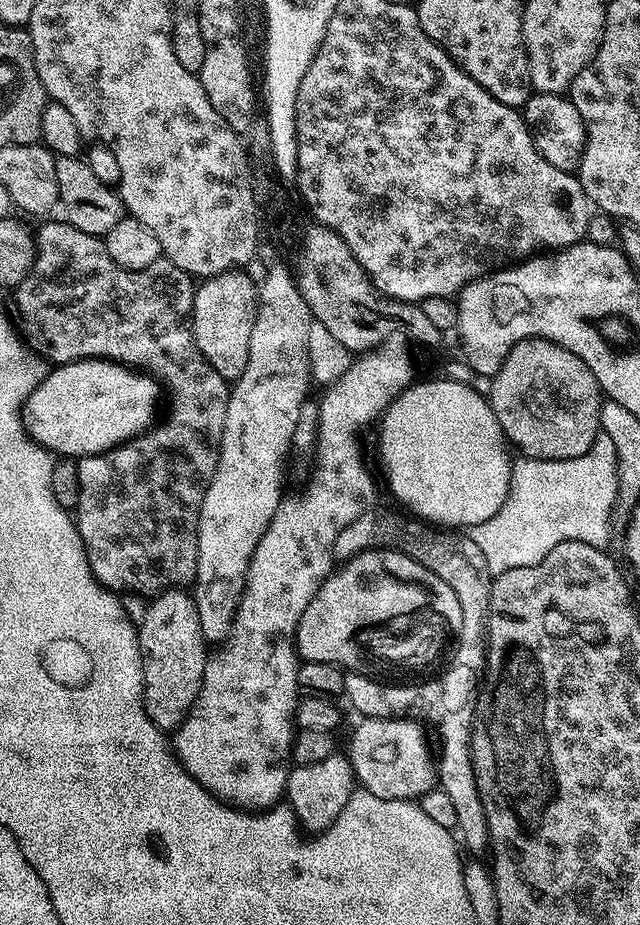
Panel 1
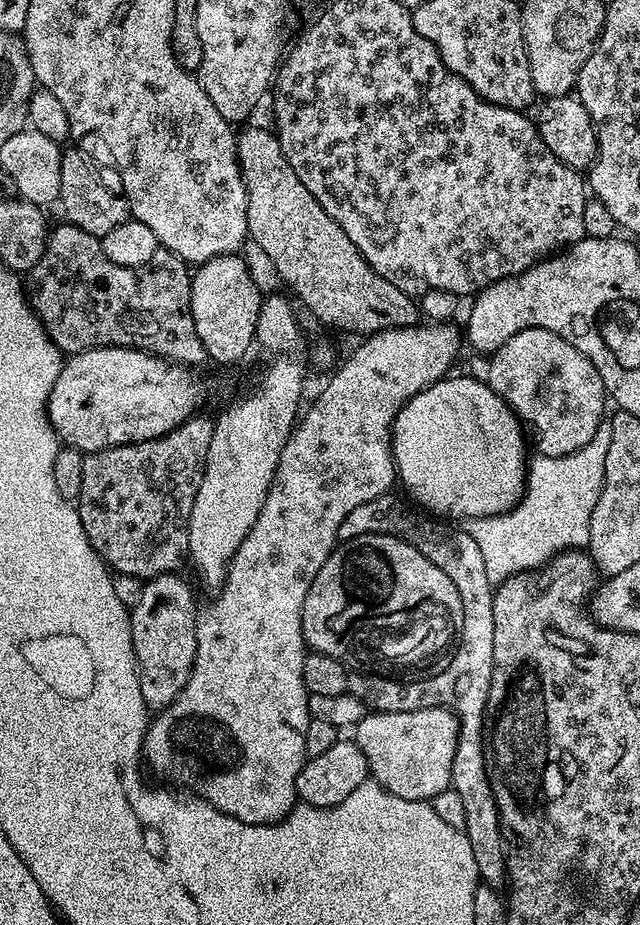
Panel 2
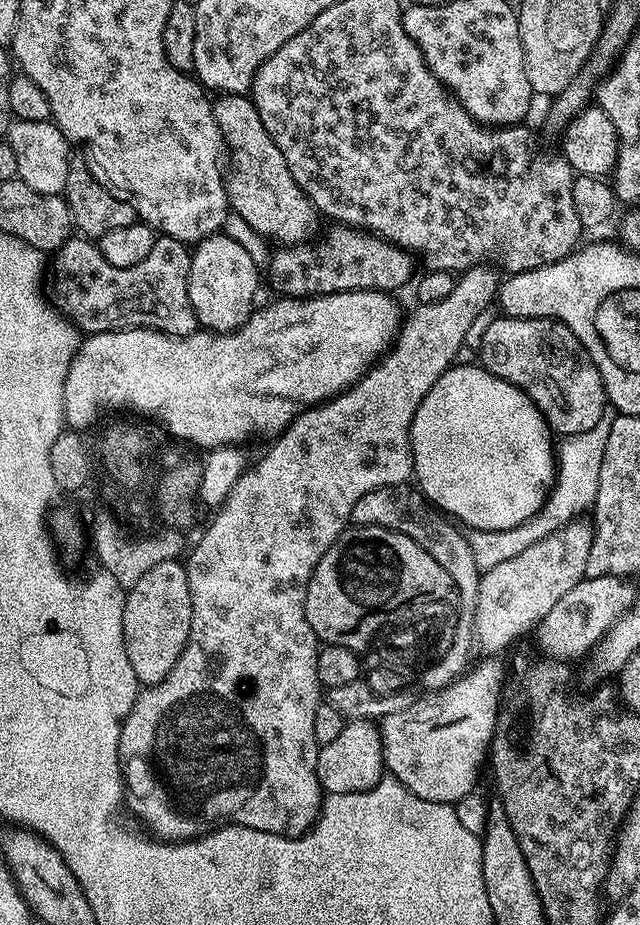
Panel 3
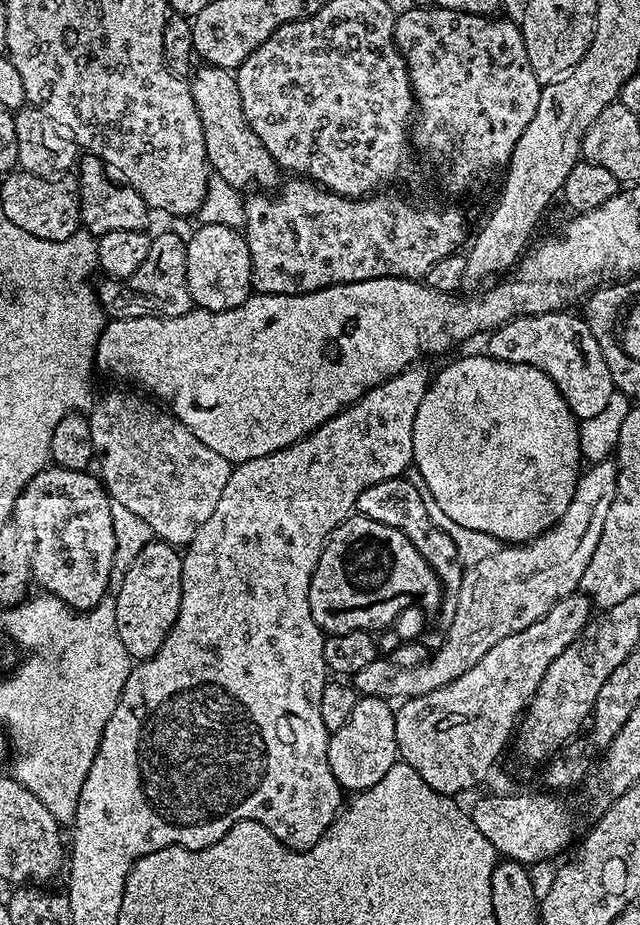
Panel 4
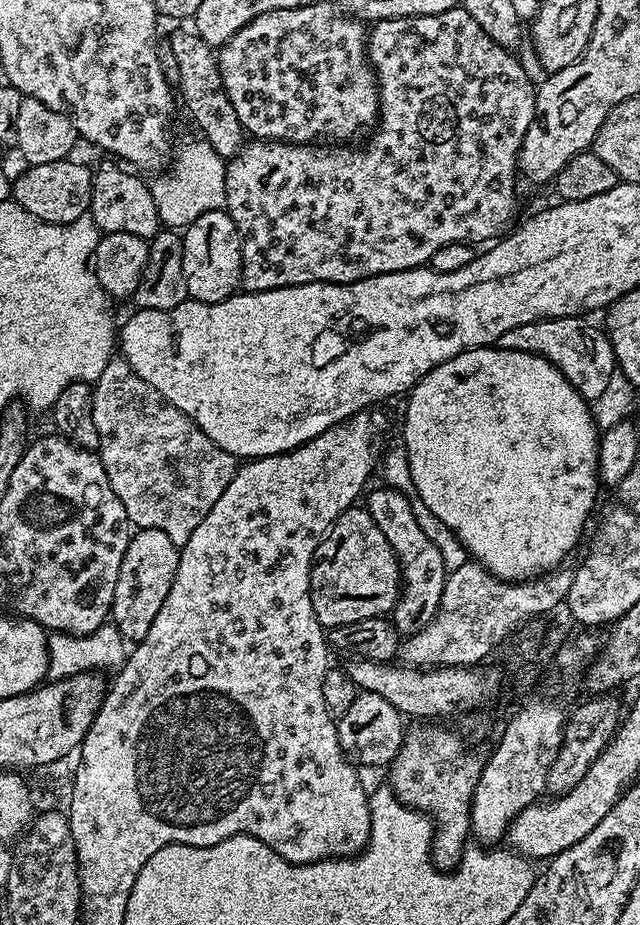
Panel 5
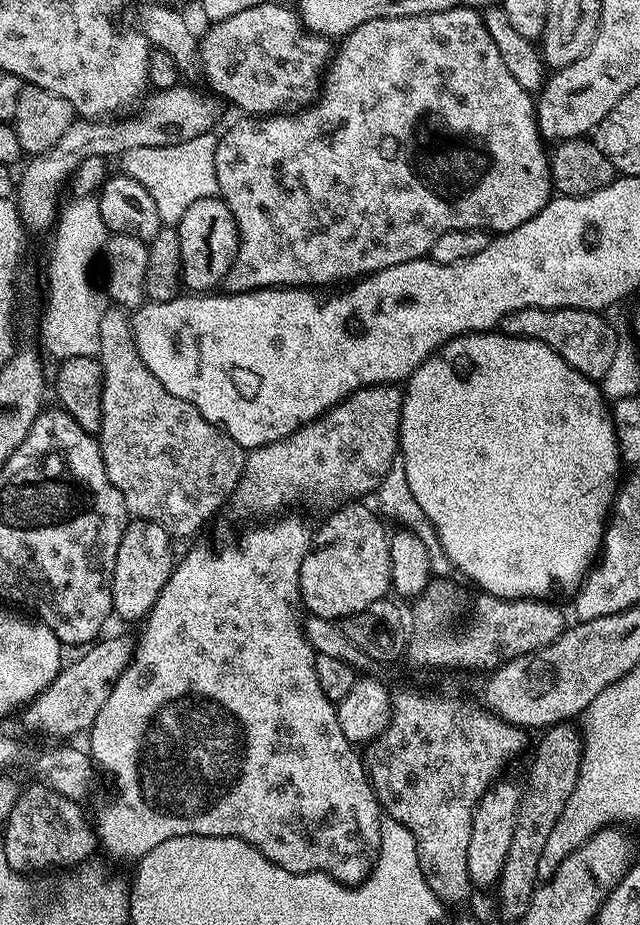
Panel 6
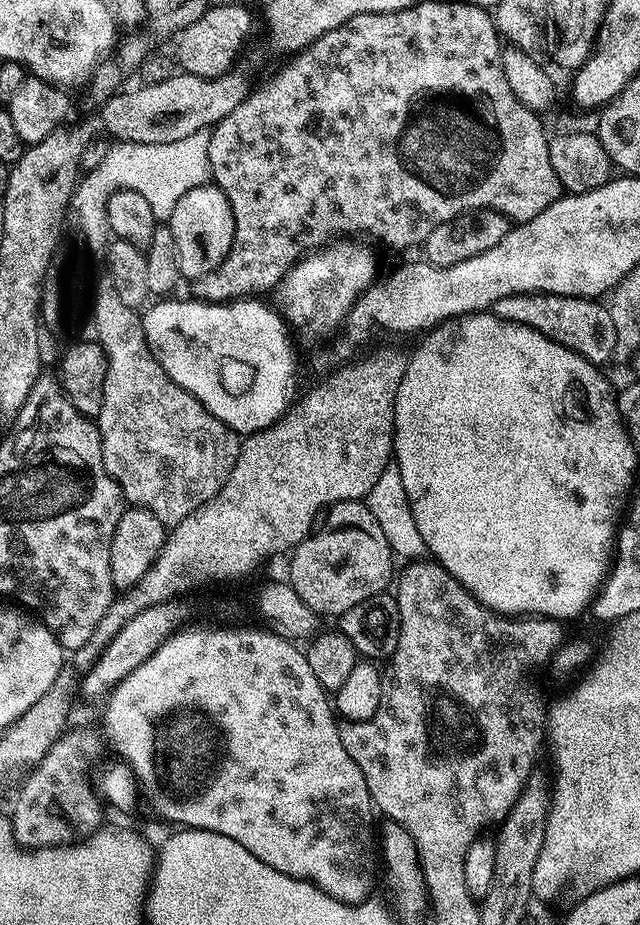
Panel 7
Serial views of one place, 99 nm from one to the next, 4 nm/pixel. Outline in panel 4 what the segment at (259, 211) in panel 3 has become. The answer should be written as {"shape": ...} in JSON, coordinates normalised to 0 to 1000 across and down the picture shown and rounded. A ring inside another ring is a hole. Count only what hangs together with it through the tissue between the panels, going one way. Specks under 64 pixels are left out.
{"shape":[[[319,69],[298,79],[297,90],[309,128],[316,128],[327,183],[372,205],[383,205],[392,199],[422,198],[434,187],[434,178],[416,158],[409,158],[403,145],[391,141],[391,132],[384,132],[367,81],[355,74]]]}

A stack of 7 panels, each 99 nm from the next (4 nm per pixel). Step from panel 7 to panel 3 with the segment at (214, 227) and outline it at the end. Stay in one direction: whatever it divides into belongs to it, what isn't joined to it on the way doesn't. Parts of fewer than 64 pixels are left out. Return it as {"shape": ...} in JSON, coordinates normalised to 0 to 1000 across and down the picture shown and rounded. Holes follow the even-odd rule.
{"shape":[[[353,253],[323,255],[298,269],[297,283],[297,331],[303,331],[306,349],[327,359],[364,359],[394,343],[402,332],[400,315],[409,307],[408,291],[400,289],[397,279],[384,275],[380,266],[372,266],[366,257]]]}

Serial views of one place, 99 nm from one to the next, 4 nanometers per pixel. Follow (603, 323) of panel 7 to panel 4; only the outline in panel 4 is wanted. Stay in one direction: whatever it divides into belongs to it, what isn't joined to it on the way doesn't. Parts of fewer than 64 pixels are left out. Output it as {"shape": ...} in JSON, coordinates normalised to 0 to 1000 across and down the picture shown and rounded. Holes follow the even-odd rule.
{"shape":[[[877,335],[839,342],[805,342],[784,354],[770,355],[761,360],[759,381],[775,389],[827,394],[852,402],[866,417],[872,417],[878,430],[902,455],[909,455],[928,452],[928,448],[934,448],[947,439],[947,435],[953,435],[959,416],[947,396],[947,387],[941,387],[934,365],[922,361],[922,352],[913,347],[911,341],[892,342],[891,338],[892,336]]]}

